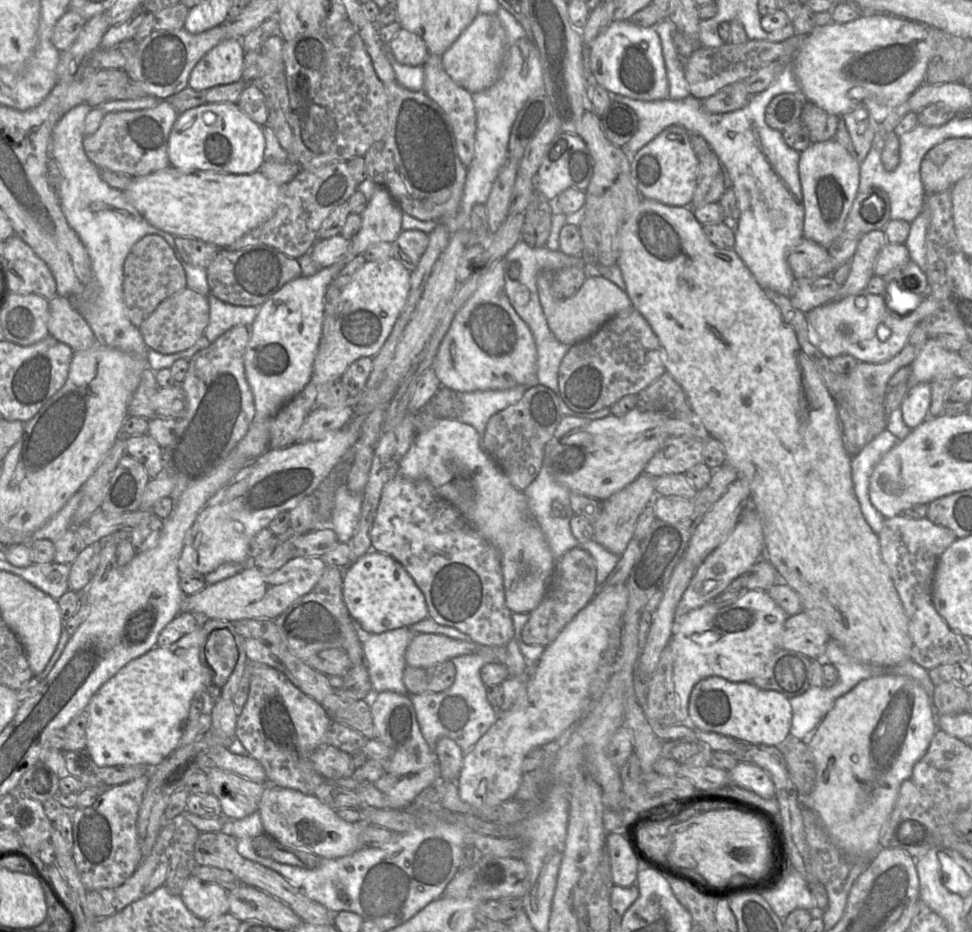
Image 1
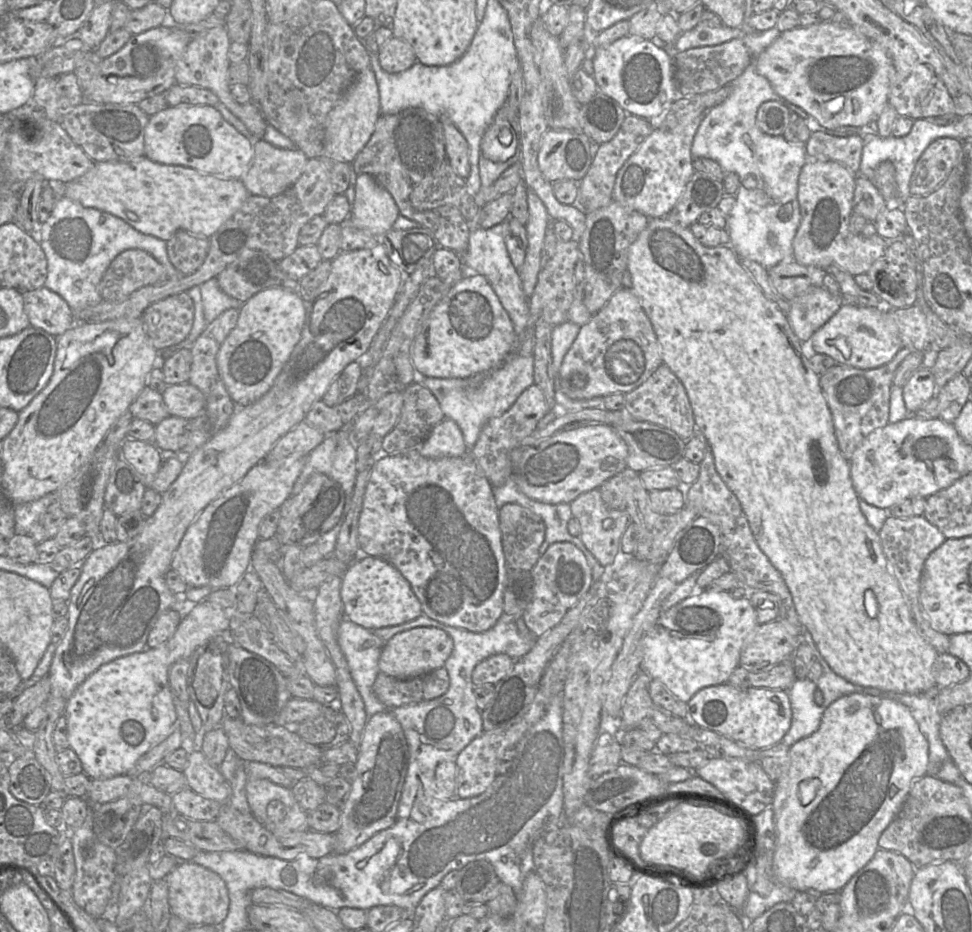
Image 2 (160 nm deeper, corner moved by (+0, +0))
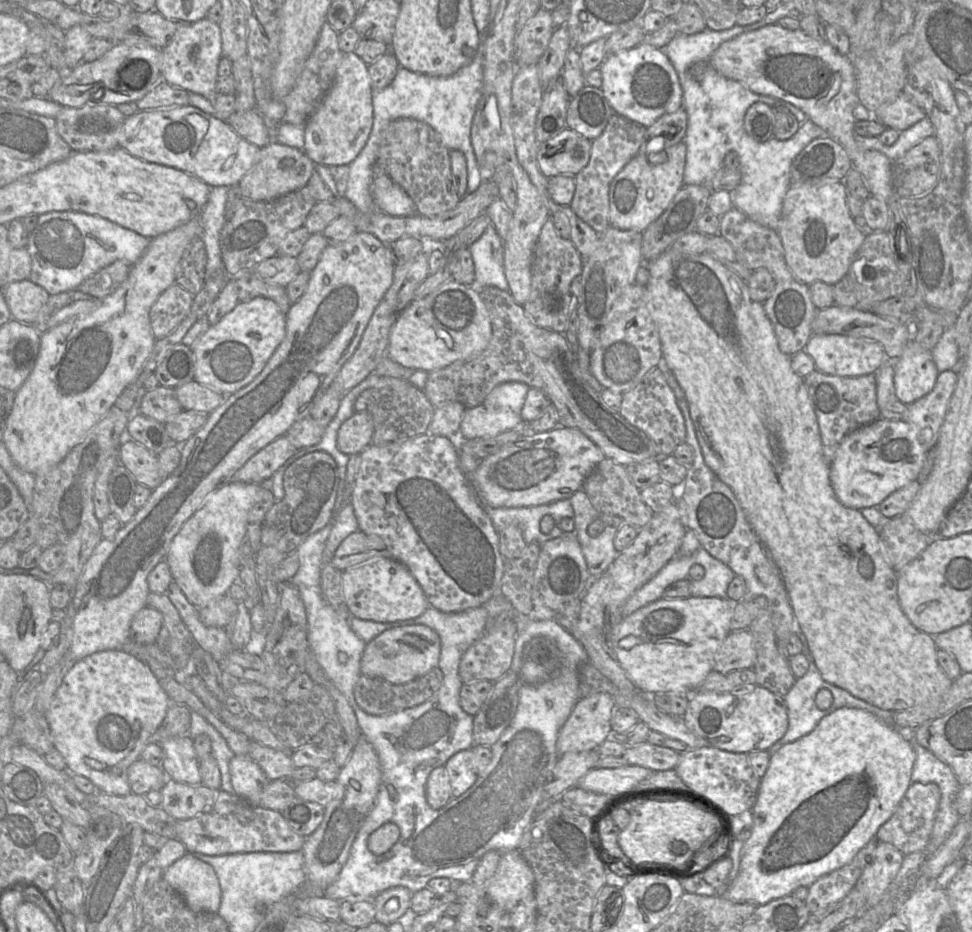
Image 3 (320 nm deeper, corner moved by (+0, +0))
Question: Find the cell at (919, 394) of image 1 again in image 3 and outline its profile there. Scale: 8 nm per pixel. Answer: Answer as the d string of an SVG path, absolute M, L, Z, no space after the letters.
M911 339L894 365L897 399L909 405L922 398L933 389L937 375L931 351Z

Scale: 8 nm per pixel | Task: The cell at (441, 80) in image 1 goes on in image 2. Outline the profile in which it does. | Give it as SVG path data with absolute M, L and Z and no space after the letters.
M441 116L441 121L447 159L454 171L461 178L467 179L471 170L469 145L462 133L446 116Z

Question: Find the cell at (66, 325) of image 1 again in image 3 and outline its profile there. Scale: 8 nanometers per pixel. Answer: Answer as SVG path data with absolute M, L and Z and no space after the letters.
M30 279L12 282L1 288L12 319L33 324L50 294Z

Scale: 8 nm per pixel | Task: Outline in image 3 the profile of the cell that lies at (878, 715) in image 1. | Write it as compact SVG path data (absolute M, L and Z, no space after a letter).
M841 707L824 716L809 734L771 755L751 809L753 826L741 850L738 875L722 896L737 903L767 904L851 862L897 809L912 783L915 760L912 745L868 711Z

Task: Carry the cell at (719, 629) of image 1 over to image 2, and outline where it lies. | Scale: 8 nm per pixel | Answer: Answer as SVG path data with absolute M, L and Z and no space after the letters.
M698 590L691 596L679 602L675 606L664 610L656 623L656 625L647 633L643 643L643 659L641 663L641 671L648 674L651 679L661 681L669 691L681 701L688 703L689 700L701 689L709 686L716 686L727 683L732 672L740 666L740 653L743 644L749 634L758 626L756 612L748 597L735 599L730 596L728 591L723 590Z

